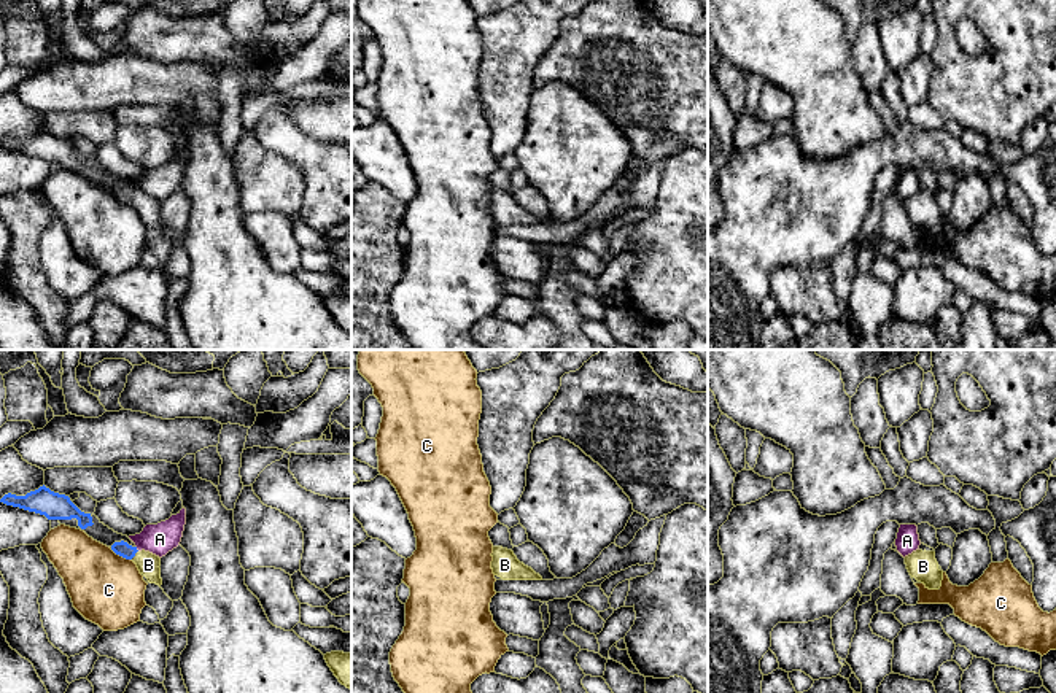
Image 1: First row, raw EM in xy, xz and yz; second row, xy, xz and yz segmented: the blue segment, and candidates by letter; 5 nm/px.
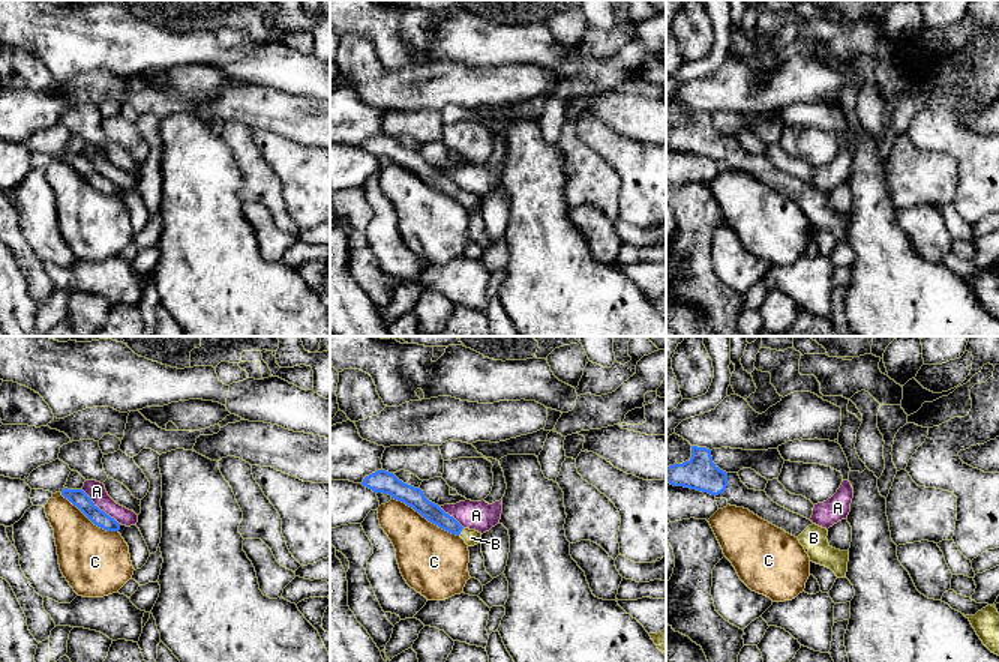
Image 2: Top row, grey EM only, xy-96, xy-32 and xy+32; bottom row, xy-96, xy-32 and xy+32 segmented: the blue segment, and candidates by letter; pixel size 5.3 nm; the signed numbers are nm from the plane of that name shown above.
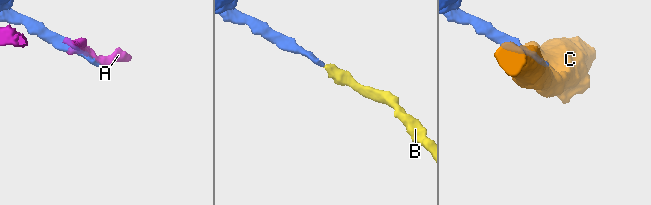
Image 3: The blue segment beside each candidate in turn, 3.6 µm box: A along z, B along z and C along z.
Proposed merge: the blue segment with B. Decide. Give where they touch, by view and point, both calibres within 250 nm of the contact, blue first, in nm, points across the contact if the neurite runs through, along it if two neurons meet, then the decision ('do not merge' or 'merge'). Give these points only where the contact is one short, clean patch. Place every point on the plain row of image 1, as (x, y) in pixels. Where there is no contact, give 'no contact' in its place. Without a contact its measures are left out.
meets blue in xy at (134, 199); 80 nm thick on the blue side, 110 nm on the other; runs through xy (123, 193), (134, 199), (148, 209); merge

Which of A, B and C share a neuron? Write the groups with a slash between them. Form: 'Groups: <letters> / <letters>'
Groups: A / B / C

